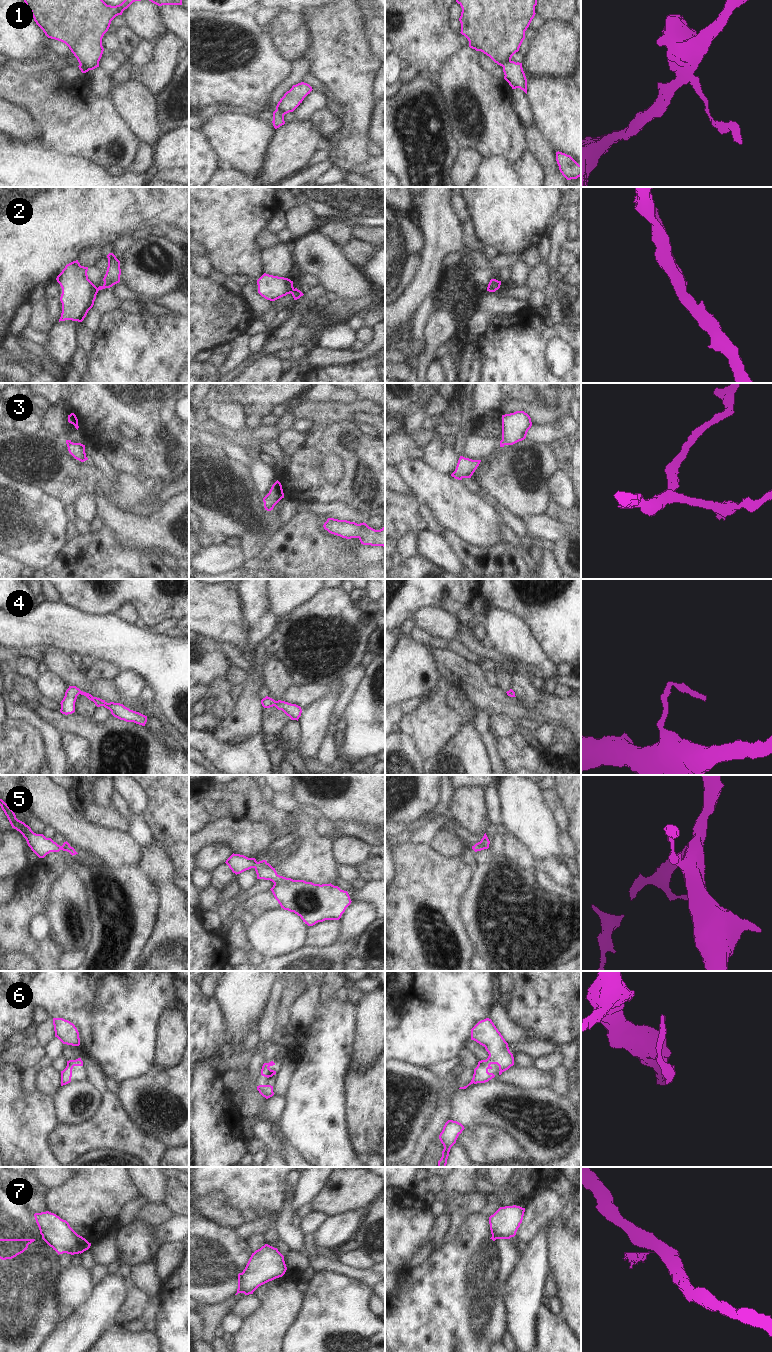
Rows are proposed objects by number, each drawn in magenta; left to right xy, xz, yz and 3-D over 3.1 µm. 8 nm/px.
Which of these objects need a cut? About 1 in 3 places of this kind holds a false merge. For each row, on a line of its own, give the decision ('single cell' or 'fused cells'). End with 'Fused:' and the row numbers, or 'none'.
1: fused cells
2: fused cells
3: single cell
4: single cell
5: single cell
6: single cell
7: fused cells
Fused: 1, 2, 7

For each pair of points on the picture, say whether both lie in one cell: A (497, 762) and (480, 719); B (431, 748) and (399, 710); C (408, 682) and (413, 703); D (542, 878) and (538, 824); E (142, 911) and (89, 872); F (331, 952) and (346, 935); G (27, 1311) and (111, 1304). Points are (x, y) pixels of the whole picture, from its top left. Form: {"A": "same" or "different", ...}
{"A": "same", "B": "different", "C": "different", "D": "different", "E": "same", "F": "different", "G": "different"}

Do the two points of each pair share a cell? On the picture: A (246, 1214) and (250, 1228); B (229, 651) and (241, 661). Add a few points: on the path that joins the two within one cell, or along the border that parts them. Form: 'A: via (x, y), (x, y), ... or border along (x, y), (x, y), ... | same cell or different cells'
A: border along (258, 1217), (244, 1222) | different cells
B: via (232, 653), (238, 659) | same cell

